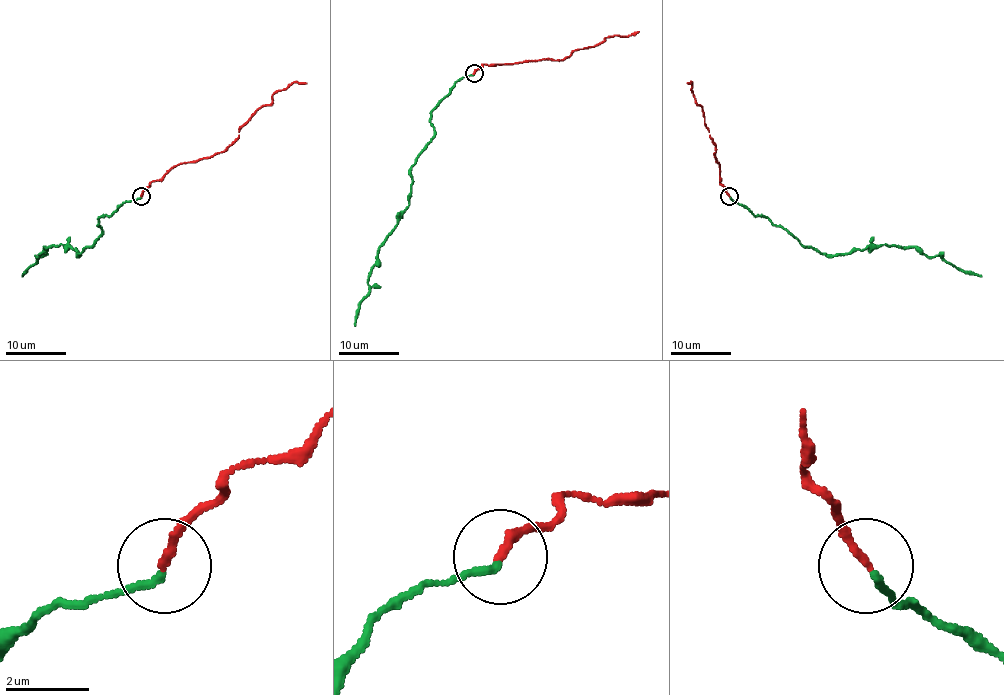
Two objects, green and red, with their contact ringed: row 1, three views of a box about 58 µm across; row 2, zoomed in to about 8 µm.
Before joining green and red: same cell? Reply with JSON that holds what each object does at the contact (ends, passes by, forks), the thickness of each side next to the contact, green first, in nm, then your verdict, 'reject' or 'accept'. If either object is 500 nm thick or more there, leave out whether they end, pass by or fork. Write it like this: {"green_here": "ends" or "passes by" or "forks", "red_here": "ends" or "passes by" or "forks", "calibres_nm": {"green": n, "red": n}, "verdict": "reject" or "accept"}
{"green_here": "ends", "red_here": "ends", "calibres_nm": {"green": 180, "red": 180}, "verdict": "accept"}

